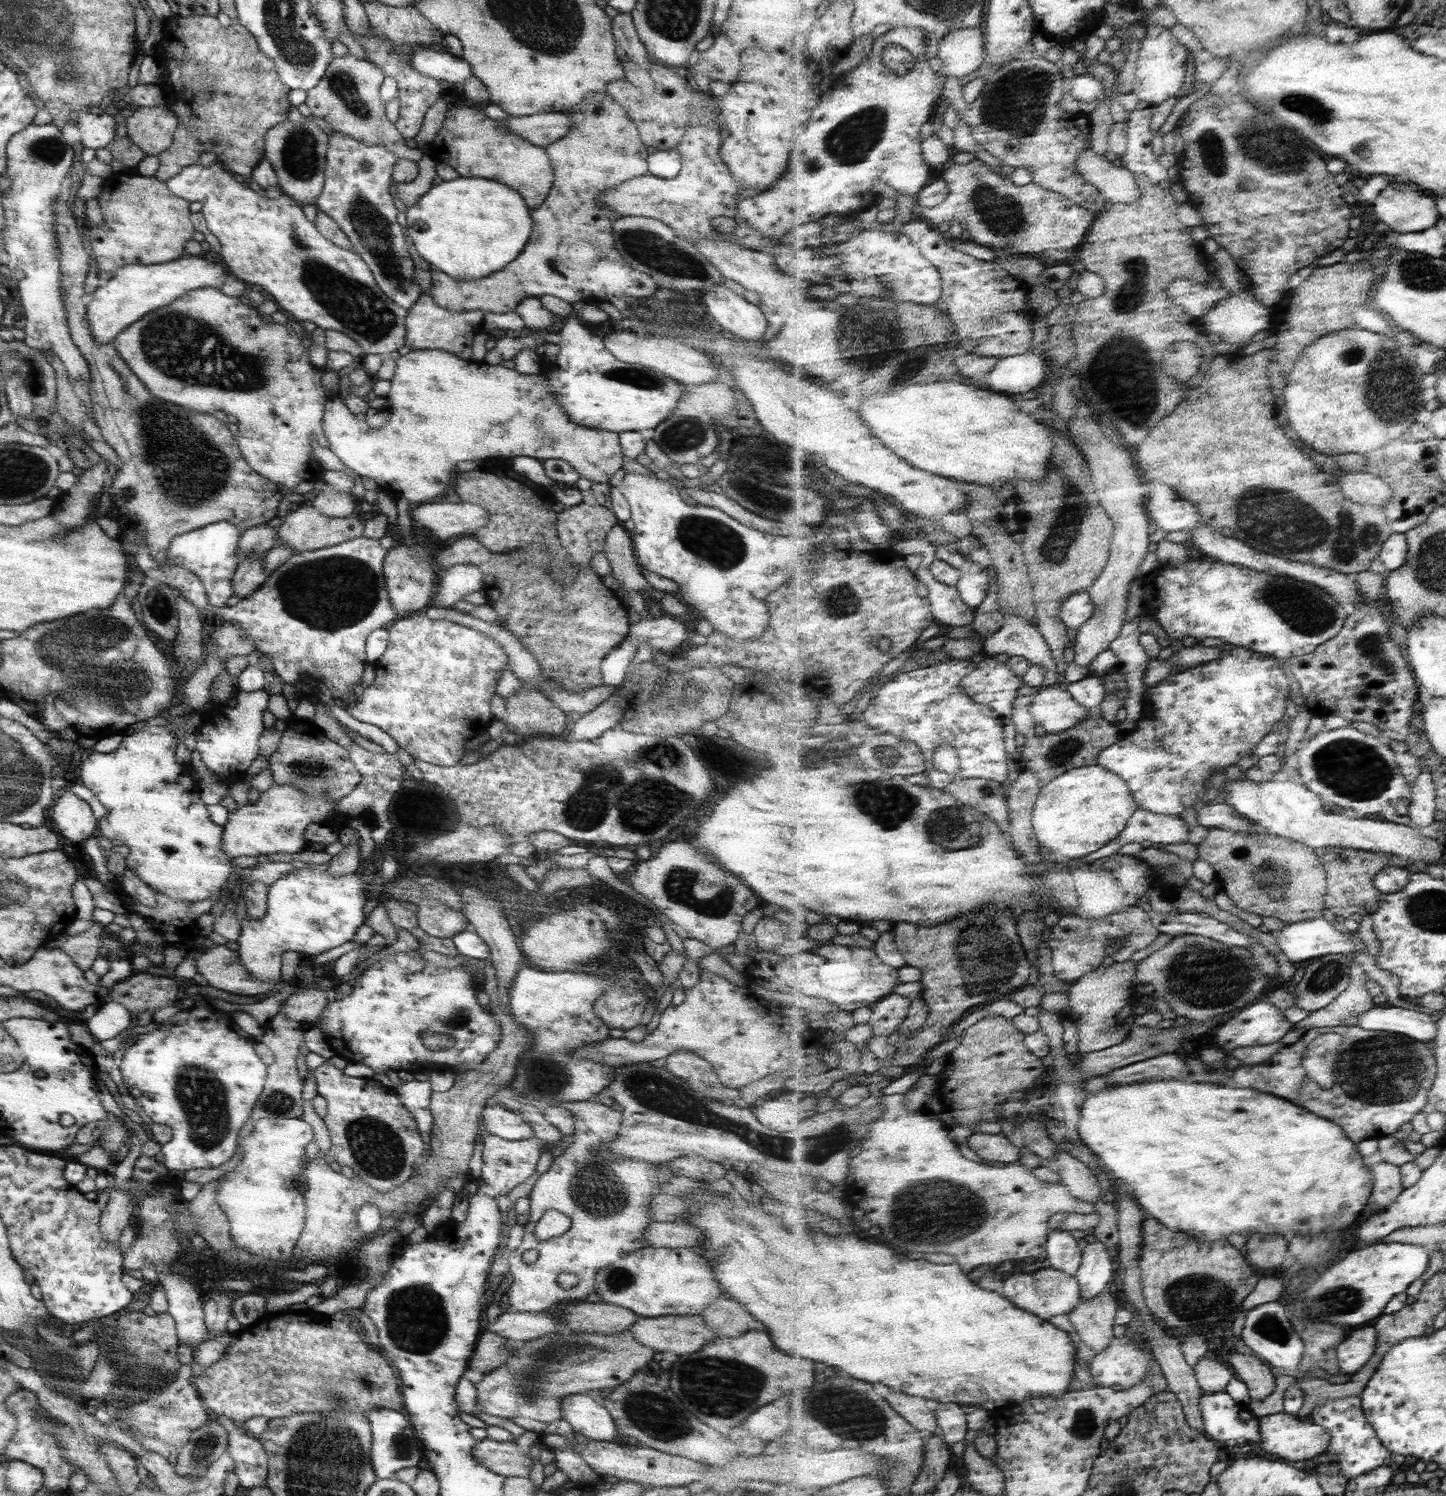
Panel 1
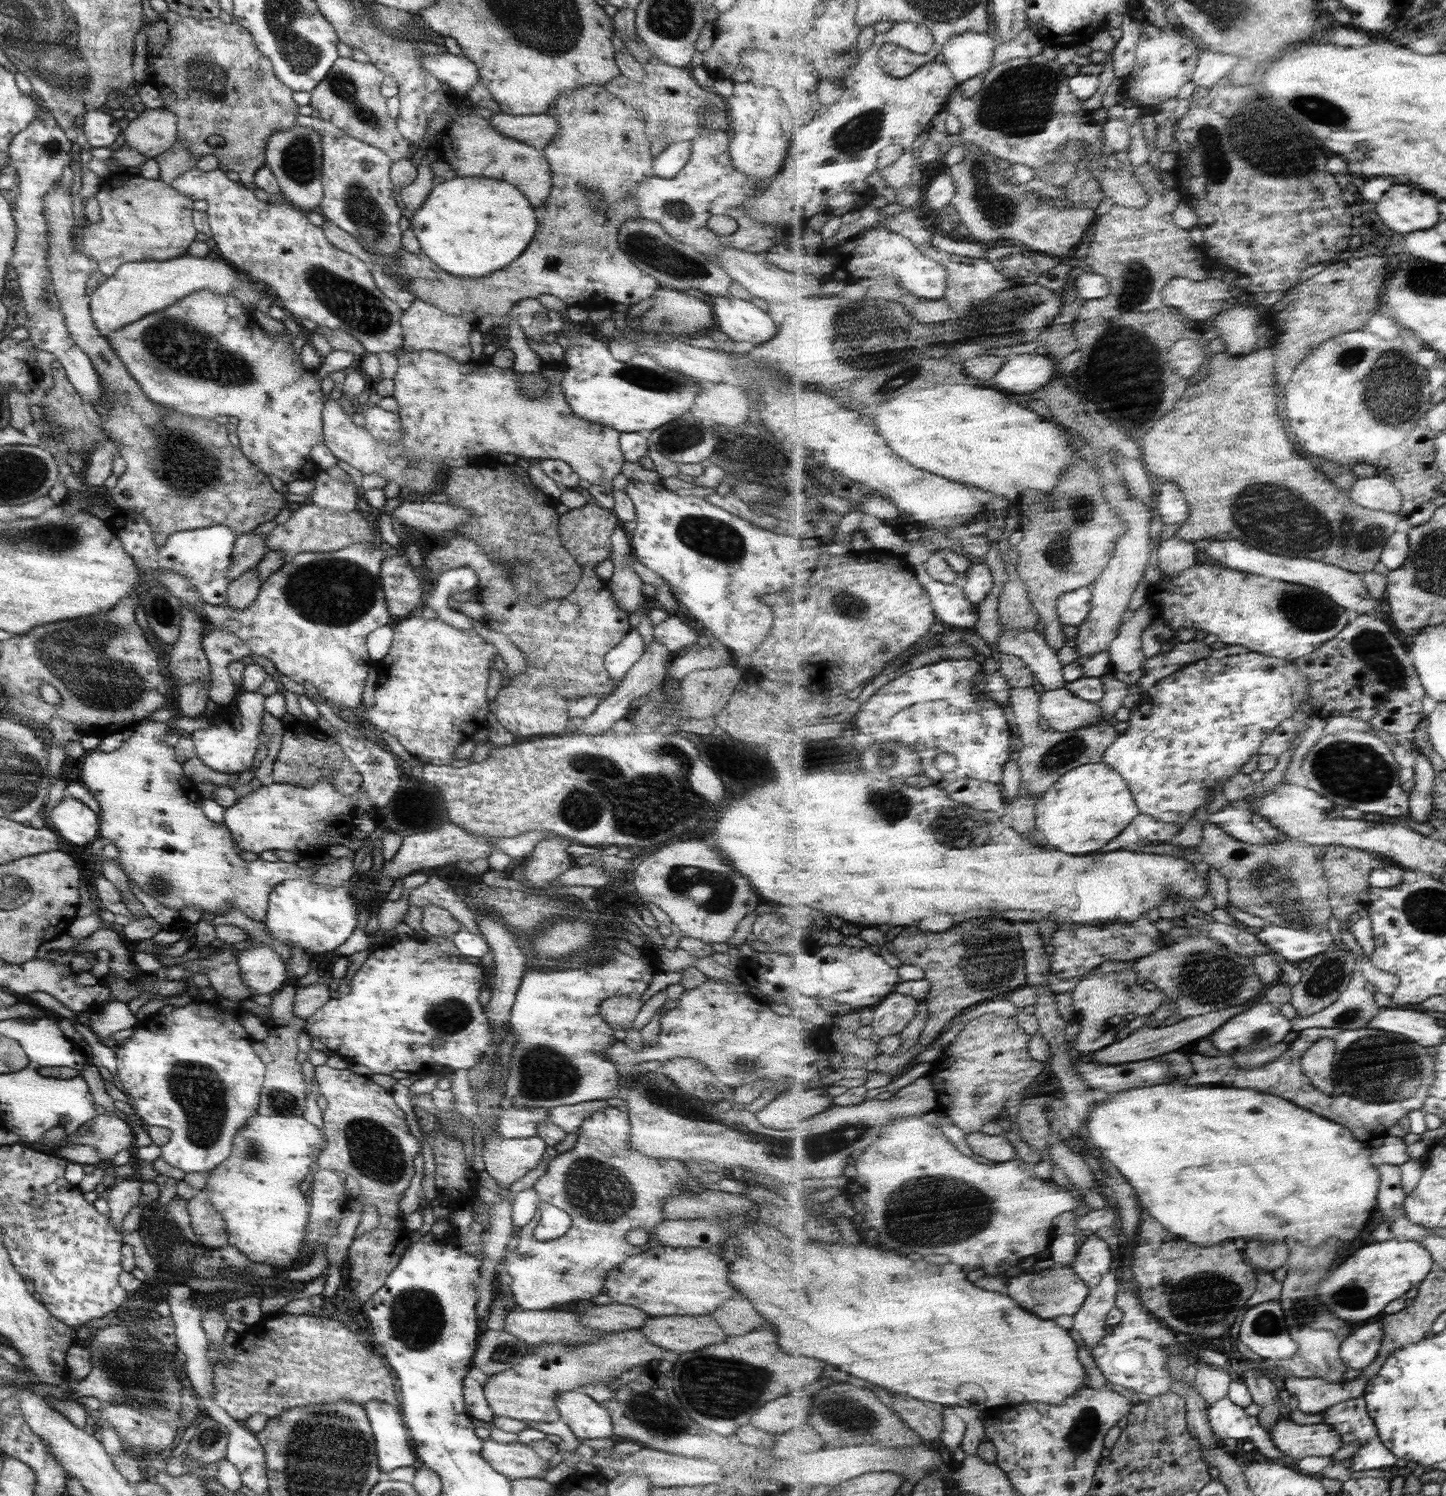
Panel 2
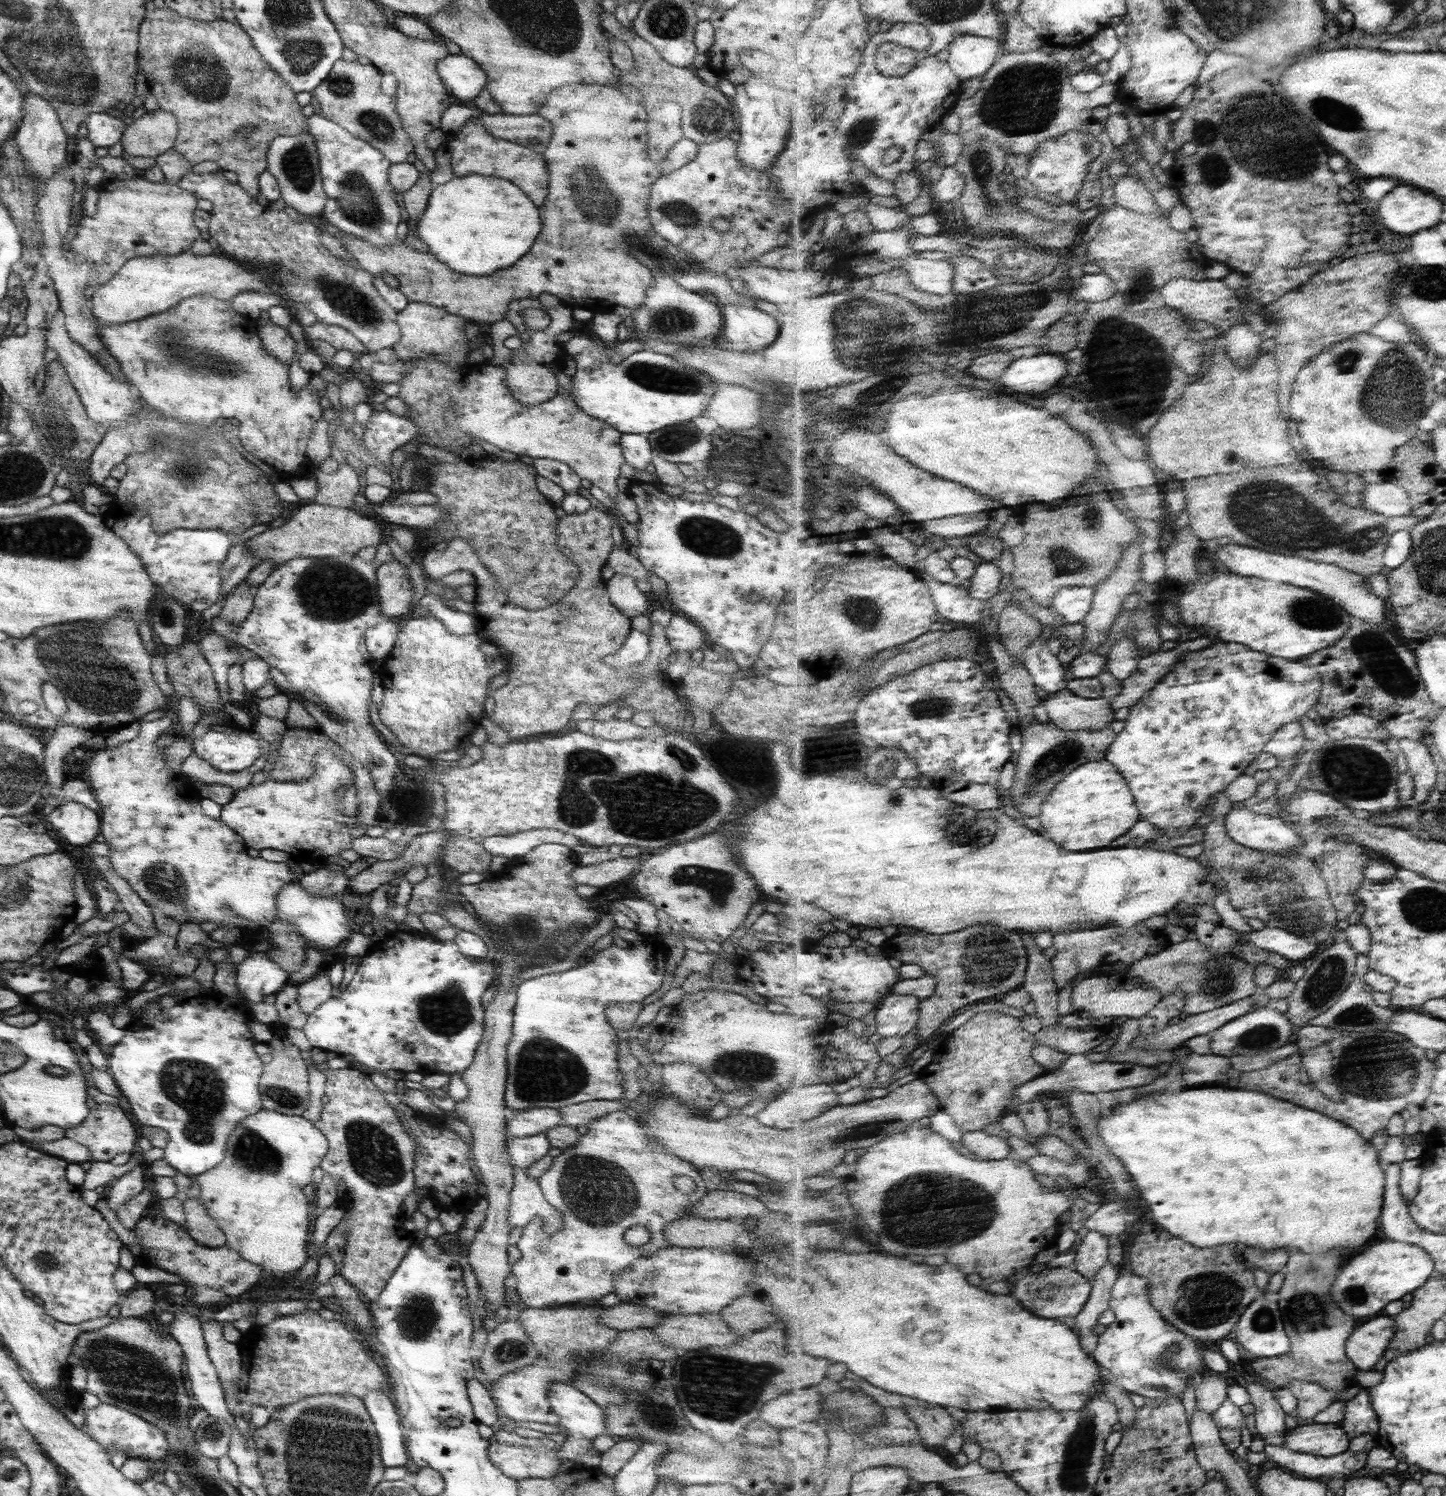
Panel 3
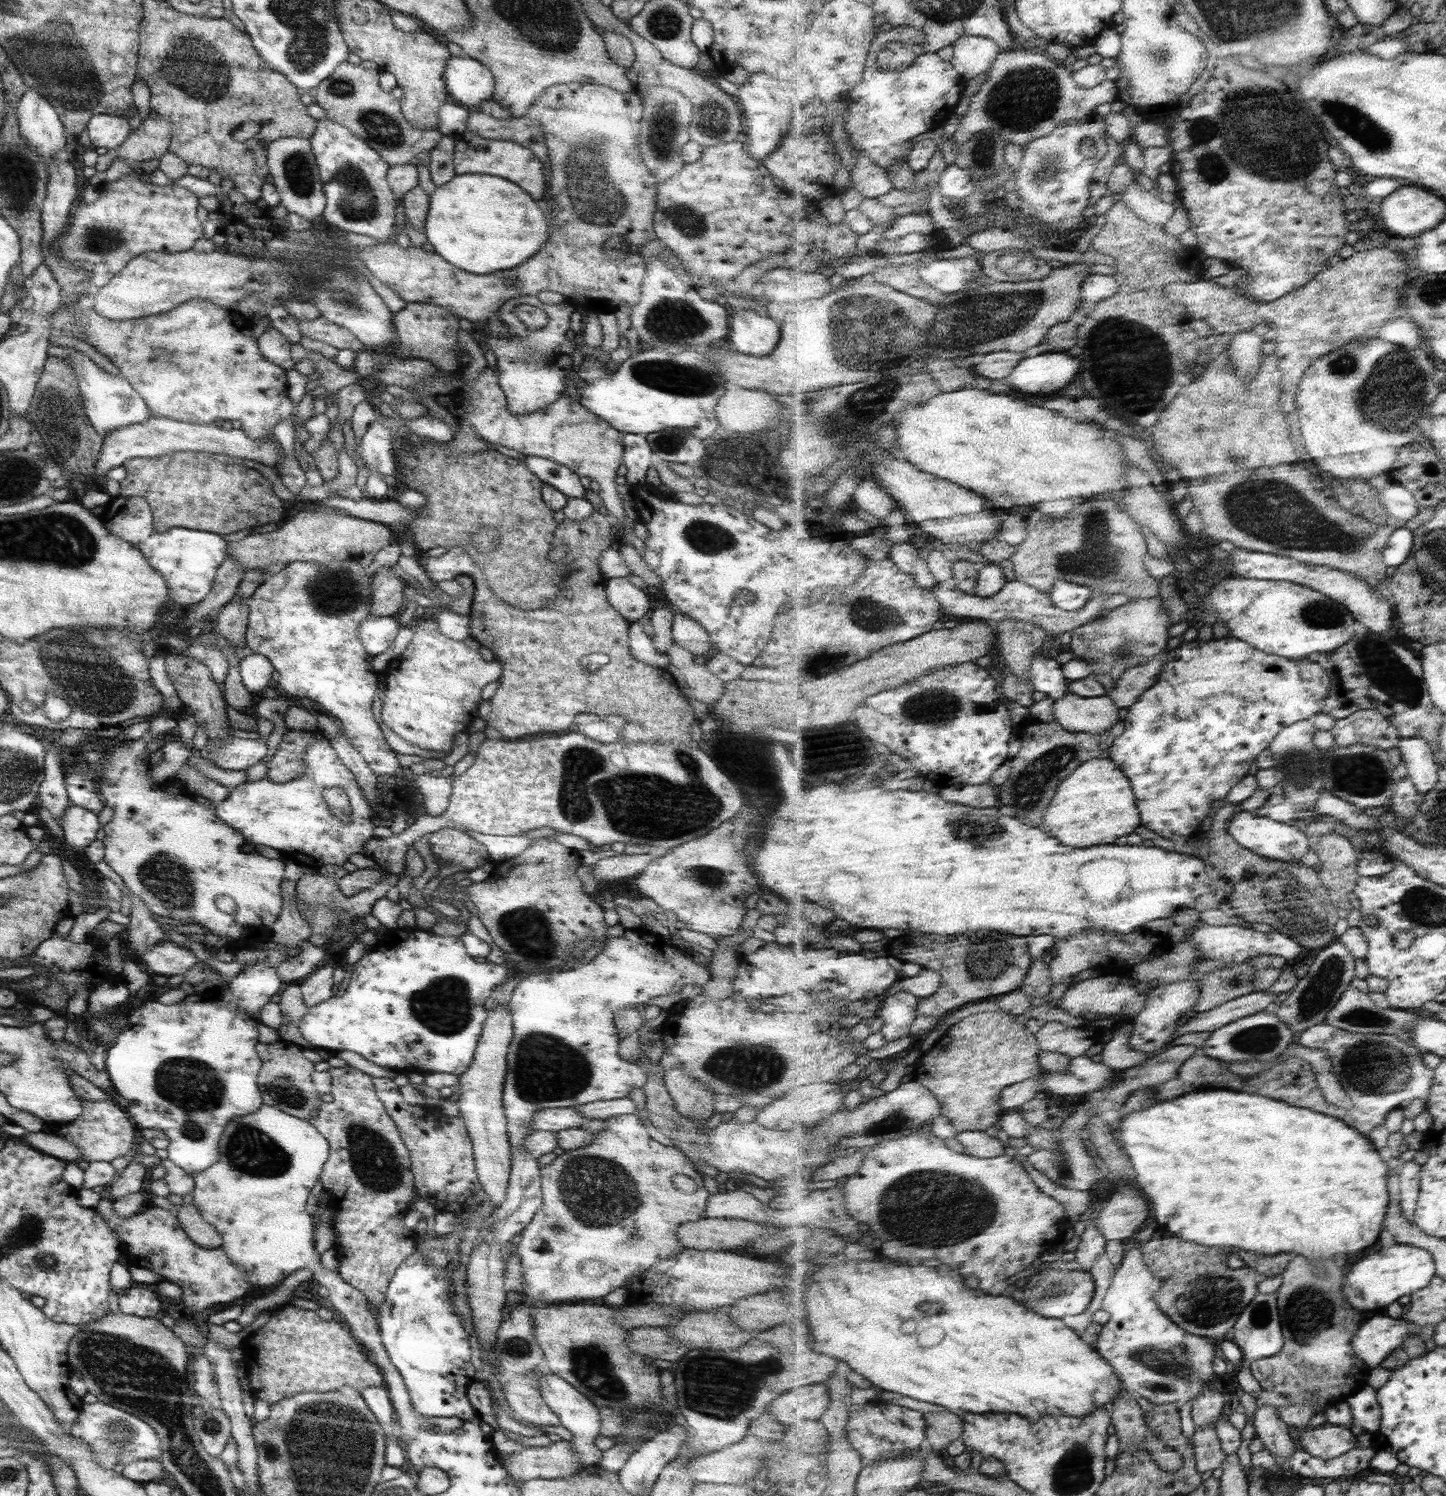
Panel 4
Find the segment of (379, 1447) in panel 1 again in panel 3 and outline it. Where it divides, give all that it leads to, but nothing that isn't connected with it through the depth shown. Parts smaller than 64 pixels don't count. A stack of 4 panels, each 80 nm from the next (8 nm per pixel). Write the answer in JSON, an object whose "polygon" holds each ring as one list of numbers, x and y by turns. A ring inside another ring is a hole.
{"polygon":[[369,1391,361,1399,376,1432,384,1468,405,1465,408,1456,400,1426,401,1408,395,1410,383,1393]]}

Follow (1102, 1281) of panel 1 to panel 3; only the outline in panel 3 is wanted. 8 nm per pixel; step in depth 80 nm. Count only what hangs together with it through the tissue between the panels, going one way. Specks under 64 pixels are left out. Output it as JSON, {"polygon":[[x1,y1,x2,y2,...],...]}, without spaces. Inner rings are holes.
{"polygon":[[1089,1230,1089,1232,1083,1237,1082,1243,1075,1251,1075,1259,1072,1267,1093,1280,1094,1276,1097,1276,1099,1270,1101,1270,1101,1267,1109,1261,1109,1247,1108,1238,1104,1234]]}

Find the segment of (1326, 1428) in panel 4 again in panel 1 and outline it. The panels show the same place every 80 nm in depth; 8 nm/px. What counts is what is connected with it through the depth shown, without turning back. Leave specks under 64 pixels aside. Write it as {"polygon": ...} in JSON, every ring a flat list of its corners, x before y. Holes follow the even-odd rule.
{"polygon":[[1284,1410,1260,1418,1260,1431,1262,1432,1261,1448,1265,1452,1276,1454,1281,1460,1289,1462,1297,1460,1307,1461,1315,1456,1326,1454,1332,1443,1329,1431,1321,1425,1310,1420,1301,1421,1295,1415,1287,1414]]}

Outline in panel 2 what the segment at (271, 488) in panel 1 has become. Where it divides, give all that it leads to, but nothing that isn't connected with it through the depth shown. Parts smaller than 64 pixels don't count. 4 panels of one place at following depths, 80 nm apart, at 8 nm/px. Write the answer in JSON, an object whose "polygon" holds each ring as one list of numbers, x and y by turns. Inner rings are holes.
{"polygon":[[57,182,42,196,42,213,47,223,46,234,46,267,48,268,48,282,58,310,63,314,63,324,71,340,89,357,93,370,102,382,102,406,96,406,97,412,93,418,99,424,107,438,117,443,120,457,125,461,125,470,116,480,110,490,111,500,115,503,119,515,131,513,140,514,150,526,156,546,173,532,188,531,205,528,209,525,223,524,237,537,253,530,263,522,273,520,281,510,285,500,281,493,275,491,267,479,256,466,253,466,241,454,240,447,233,447,227,439,227,431,223,425,202,418,191,418,180,412,167,416,169,409,153,404,138,388,137,383,129,376,119,358,112,351,108,339,102,337,93,324,88,307,89,296,85,295,85,282,93,270,97,270,94,260,89,260,74,246,75,238,71,237,73,217,71,213,71,195,69,187]]}

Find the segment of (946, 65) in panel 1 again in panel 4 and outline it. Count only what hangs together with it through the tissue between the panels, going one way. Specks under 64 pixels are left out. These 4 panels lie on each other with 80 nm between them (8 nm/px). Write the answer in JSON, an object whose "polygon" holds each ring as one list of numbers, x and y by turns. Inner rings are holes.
{"polygon":[[963,36,953,45,951,62,966,81,991,70,1002,52,996,40,982,36]]}

